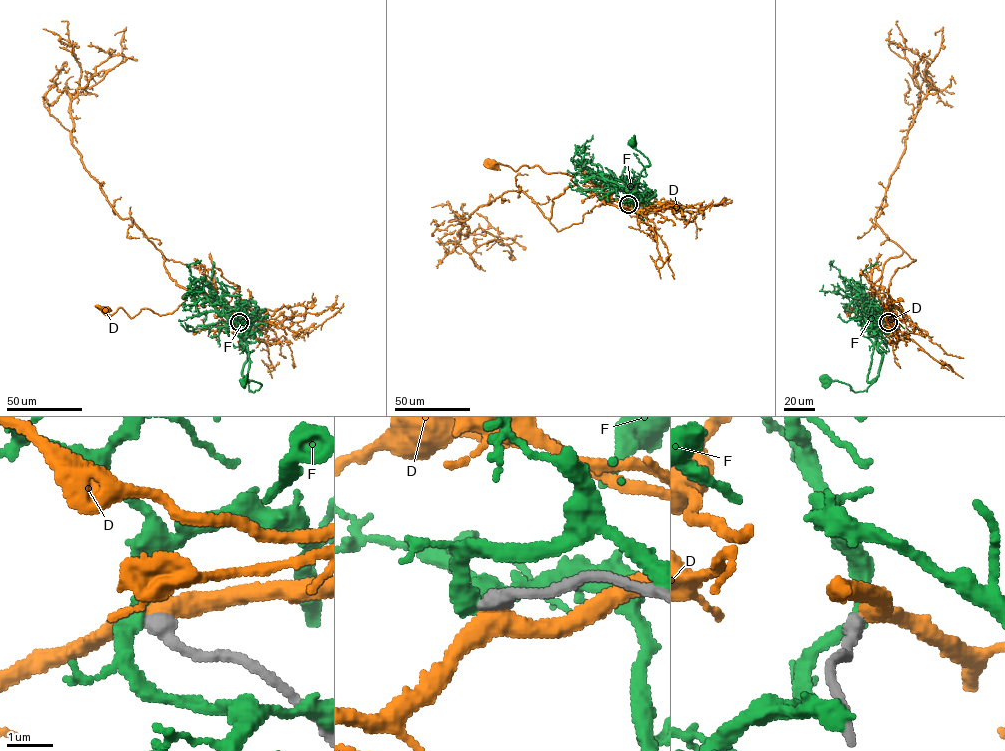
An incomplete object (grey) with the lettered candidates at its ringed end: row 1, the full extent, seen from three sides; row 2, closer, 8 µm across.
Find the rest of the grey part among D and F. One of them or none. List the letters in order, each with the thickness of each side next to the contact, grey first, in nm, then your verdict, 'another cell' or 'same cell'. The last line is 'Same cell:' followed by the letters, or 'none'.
D: 380/440 nm | another cell
F: 360/320 nm | another cell
Same cell: none

